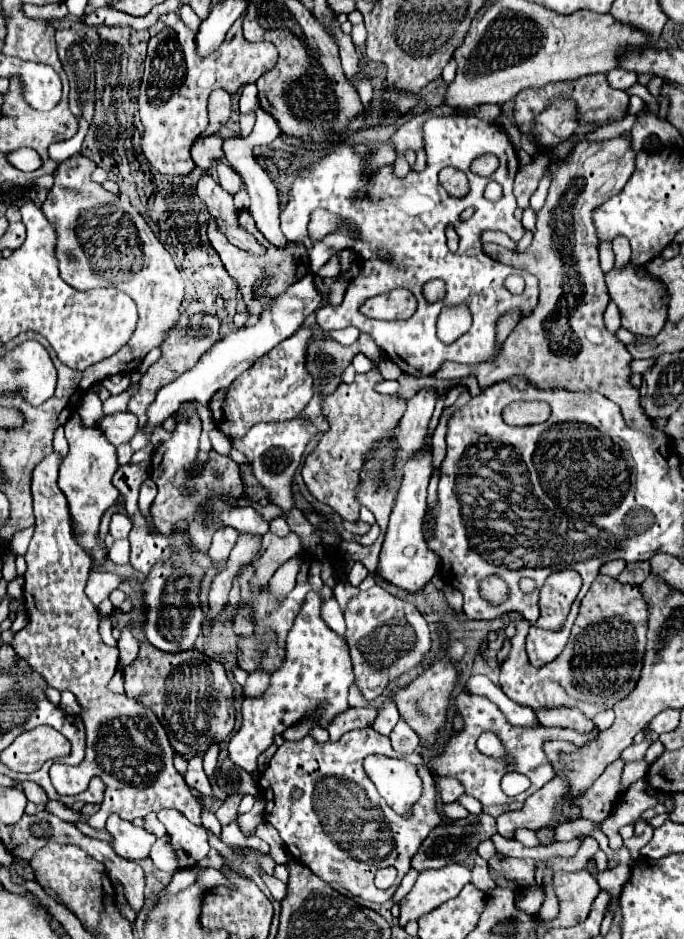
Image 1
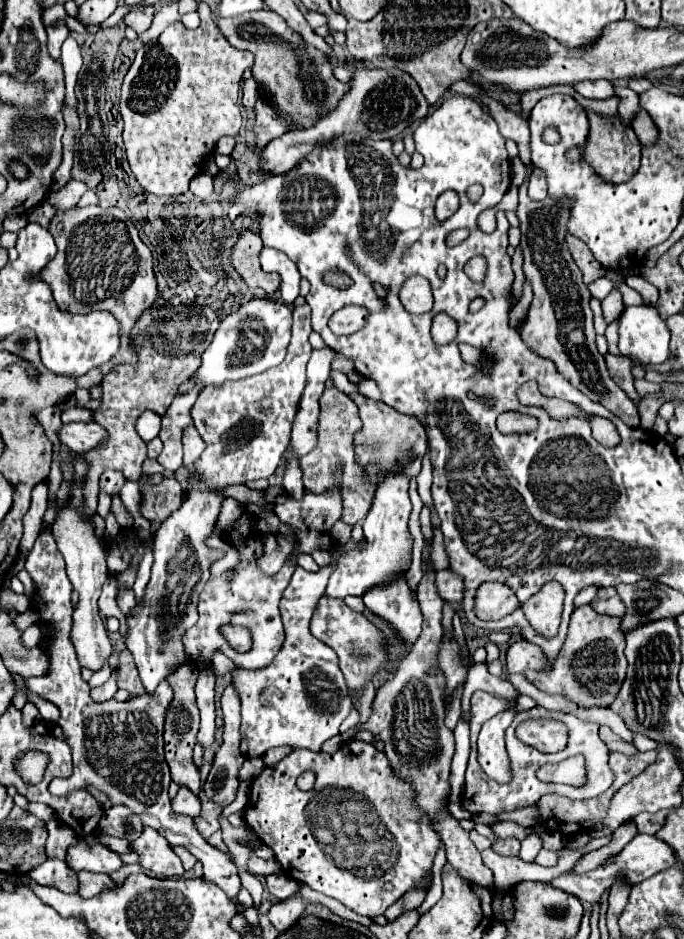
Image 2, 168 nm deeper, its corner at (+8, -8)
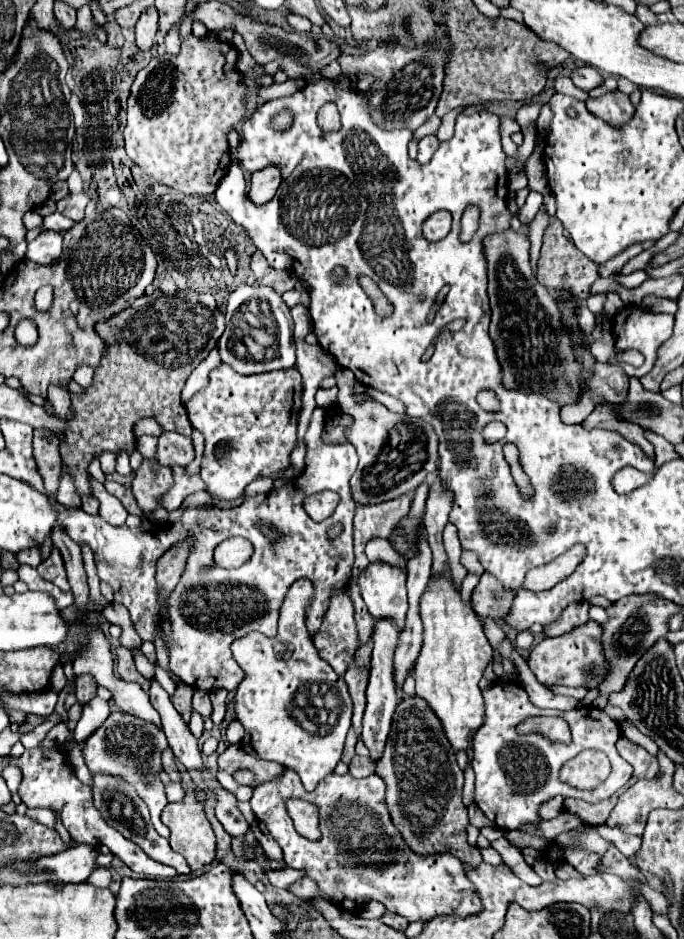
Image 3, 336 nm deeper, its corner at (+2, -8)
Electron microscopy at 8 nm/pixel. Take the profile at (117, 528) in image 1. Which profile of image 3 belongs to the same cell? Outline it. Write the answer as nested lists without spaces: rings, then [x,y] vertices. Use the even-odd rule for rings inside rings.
[[[90,478],[90,488],[92,488],[94,496],[100,500],[100,516],[106,522],[110,522],[114,526],[120,526],[122,522],[126,522],[126,518],[128,518],[126,508],[122,506],[122,502],[116,496],[112,496],[112,494],[106,492],[104,484],[100,484],[98,480]]]

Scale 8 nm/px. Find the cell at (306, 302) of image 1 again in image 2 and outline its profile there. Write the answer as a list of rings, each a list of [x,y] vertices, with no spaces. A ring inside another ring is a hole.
[[[254,298],[228,314],[214,334],[212,344],[202,354],[202,364],[194,372],[198,386],[222,386],[228,380],[240,380],[278,366],[290,342],[292,308],[280,300]]]

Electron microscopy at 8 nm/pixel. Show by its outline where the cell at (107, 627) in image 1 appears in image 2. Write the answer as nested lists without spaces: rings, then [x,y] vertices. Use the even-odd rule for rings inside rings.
[[[104,662],[104,666],[102,666],[100,670],[96,670],[96,672],[94,672],[94,676],[90,678],[90,682],[88,682],[88,684],[90,684],[92,688],[94,688],[94,686],[100,686],[100,684],[104,684],[104,682],[108,680],[108,676],[110,676],[110,664],[108,664],[108,662]]]

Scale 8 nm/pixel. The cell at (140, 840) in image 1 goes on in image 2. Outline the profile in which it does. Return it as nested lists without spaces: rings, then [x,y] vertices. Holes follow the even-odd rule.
[[[82,840],[76,846],[70,846],[66,864],[76,872],[90,870],[90,872],[102,872],[102,874],[112,874],[124,866],[118,852],[110,850],[104,844],[86,846]]]

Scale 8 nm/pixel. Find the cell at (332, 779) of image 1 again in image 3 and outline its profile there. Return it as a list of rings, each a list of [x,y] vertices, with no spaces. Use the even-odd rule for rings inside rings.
[[[286,770],[278,780],[260,784],[252,794],[250,806],[282,848],[284,862],[290,868],[304,868],[342,910],[356,910],[370,900],[378,900],[386,910],[404,916],[408,922],[430,922],[434,916],[466,918],[480,914],[482,900],[478,900],[478,890],[466,878],[462,862],[450,854],[412,854],[390,820],[384,792],[386,784],[376,774],[356,780],[350,774],[338,776],[336,772],[328,774],[316,790],[306,792],[298,774]],[[288,798],[310,800],[320,808],[322,840],[310,842],[294,830],[284,808]]]

